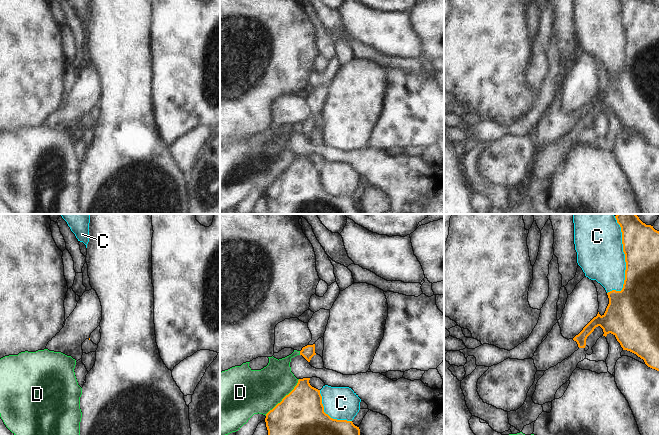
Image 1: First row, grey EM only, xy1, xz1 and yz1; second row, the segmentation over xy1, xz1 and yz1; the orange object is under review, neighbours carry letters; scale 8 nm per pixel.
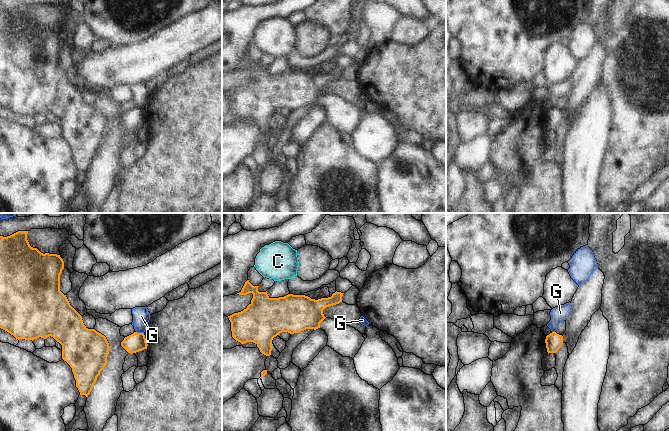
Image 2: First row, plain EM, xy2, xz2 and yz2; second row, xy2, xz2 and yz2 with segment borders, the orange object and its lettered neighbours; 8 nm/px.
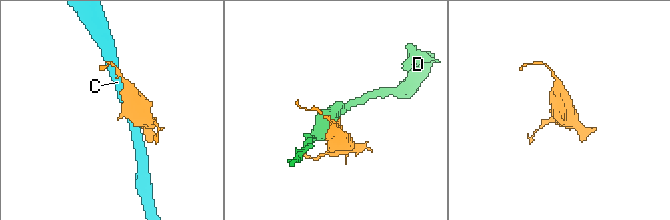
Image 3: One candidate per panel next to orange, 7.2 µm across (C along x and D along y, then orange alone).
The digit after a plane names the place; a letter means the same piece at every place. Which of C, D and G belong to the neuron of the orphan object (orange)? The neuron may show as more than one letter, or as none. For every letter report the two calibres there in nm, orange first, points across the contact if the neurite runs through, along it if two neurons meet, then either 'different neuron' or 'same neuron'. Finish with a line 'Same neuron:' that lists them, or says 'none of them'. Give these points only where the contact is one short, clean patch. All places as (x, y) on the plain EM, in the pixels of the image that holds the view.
C: calibres 300 and 380 nm; different neuron
D: calibres 480 and 360 nm; border xz1 (299, 155), (297, 160), (265, 191); different neuron
G: calibres 150 and 140 nm; border xy2 (136, 107), (143, 109); different neuron
Same neuron: none of them

